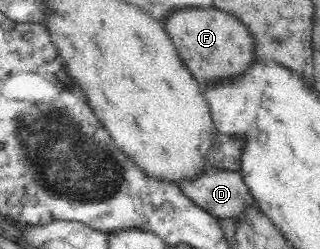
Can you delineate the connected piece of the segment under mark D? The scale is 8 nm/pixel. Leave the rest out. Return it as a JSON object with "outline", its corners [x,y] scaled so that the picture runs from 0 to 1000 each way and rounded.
{"outline":[[[647,667],[603,727],[569,727],[553,739],[572,783],[591,795],[619,835],[641,843],[666,871],[741,876],[763,859],[763,839],[794,823],[778,759],[750,707],[747,687],[709,691]]]}

